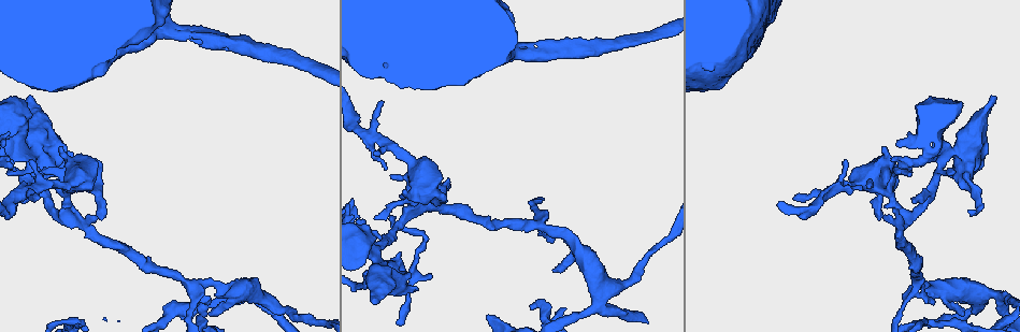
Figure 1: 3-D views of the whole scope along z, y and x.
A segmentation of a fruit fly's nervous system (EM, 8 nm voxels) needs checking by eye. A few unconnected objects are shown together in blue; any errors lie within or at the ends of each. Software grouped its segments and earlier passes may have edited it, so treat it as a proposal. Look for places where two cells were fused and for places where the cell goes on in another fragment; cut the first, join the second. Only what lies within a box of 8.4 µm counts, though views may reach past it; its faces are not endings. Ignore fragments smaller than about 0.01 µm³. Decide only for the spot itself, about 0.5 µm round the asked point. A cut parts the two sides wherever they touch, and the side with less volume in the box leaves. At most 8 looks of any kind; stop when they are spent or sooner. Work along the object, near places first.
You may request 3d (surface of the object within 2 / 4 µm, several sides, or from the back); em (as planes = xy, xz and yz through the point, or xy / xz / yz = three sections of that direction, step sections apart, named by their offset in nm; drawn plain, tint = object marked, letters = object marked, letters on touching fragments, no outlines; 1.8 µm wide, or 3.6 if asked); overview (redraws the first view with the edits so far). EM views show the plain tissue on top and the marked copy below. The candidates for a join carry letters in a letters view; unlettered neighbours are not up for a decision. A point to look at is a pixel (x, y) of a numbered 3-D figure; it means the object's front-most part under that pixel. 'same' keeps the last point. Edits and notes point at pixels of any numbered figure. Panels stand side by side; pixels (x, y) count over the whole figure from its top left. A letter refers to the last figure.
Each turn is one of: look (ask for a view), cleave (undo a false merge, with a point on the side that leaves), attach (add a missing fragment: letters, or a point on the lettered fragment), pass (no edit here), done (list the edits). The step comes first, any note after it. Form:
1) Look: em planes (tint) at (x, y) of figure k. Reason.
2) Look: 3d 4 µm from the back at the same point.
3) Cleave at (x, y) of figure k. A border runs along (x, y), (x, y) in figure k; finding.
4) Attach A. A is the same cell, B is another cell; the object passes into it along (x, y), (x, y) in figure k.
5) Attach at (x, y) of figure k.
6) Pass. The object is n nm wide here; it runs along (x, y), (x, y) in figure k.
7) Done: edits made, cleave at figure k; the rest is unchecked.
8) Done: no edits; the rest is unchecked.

Look: 3d 4 µm at (374, 301) of figure 1.

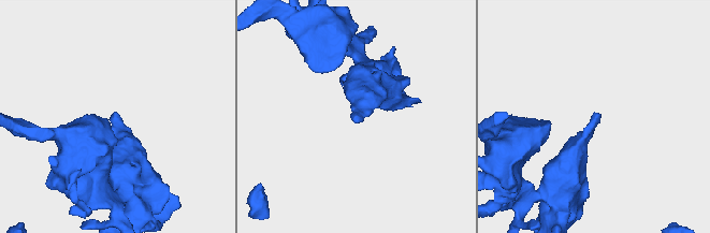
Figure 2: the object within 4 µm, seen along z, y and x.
Look: em xz step 4 (letters) at (114, 115) of figure 2.

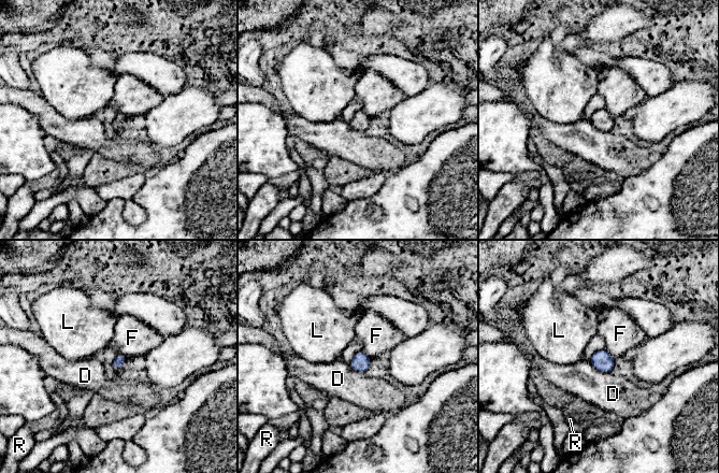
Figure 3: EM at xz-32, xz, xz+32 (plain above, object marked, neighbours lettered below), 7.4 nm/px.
Pass. D, F, L and R are other cells; a border runs along (589, 360), (597, 369), (608, 372) in figure 3; none of them fits.

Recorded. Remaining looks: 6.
Look: em 3.6 µm planes (tint) at (70, 184) of figure 1. Sudden change in width.

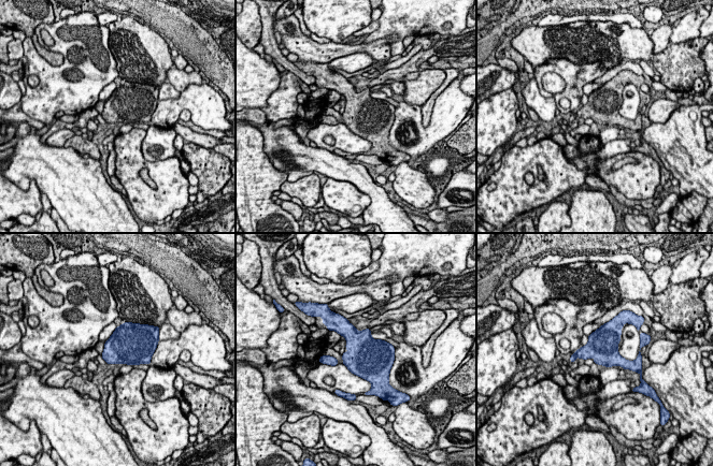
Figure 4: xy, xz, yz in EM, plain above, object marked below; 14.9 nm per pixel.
Look: em 3.6 µm planes (letters) at the same point.

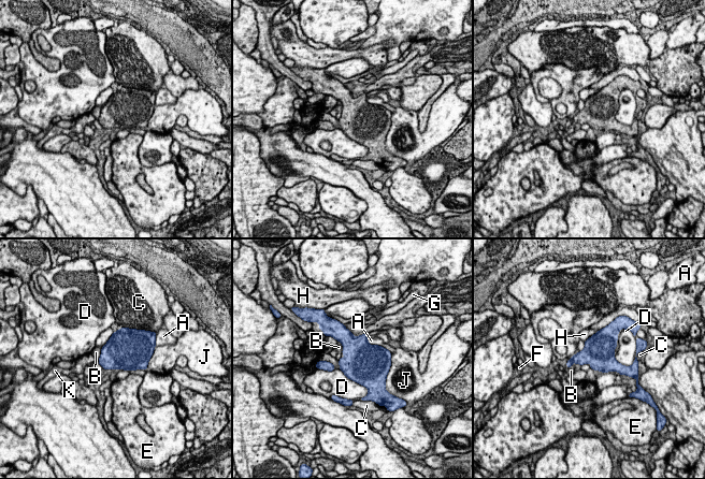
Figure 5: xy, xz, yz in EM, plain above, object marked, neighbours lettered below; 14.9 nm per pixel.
Pass. The object is 460 nm wide here; A, B, C, D, E, F, G, H, J and K are other cells; a border runs along (102, 348), (98, 361) in figure 5; continuous, no second cell.

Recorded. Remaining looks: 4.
Look: 3d 2 µm at (189, 284) of figure 1. Two arms in line, one across.

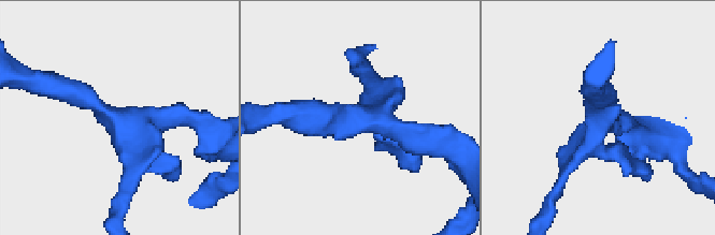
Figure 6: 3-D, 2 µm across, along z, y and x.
Look: em yz step 16 (tint) at (119, 119) of figure 6.

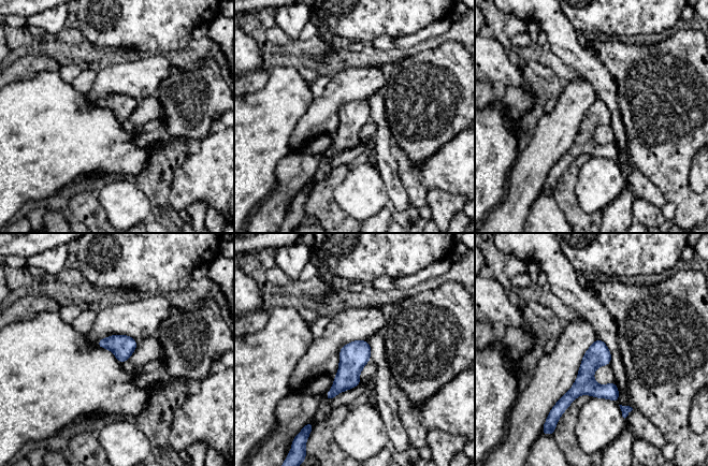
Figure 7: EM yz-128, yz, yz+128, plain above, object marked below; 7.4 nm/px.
Look: em planes (letters) at the same point.

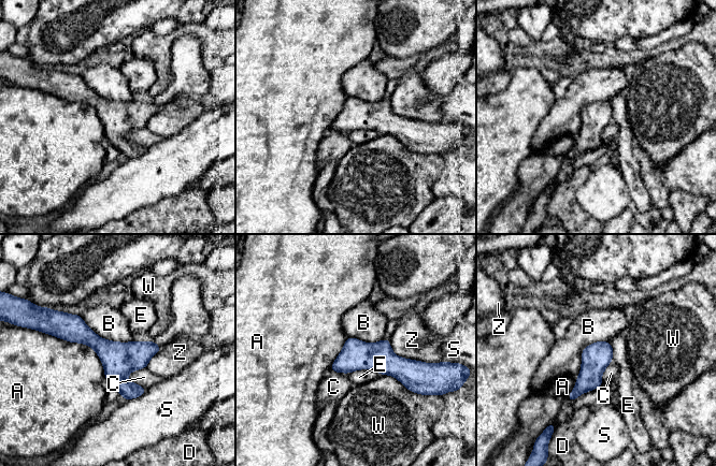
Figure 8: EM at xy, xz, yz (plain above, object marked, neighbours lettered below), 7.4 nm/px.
Pass. The object is 200 nm wide here; A, B, C, D, E, S, W and Z are other cells; a border runs along (81, 316), (103, 338), (133, 340) in figure 8; continuous, no second cell.

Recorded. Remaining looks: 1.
Done: no edits; the rest is unchecked.

